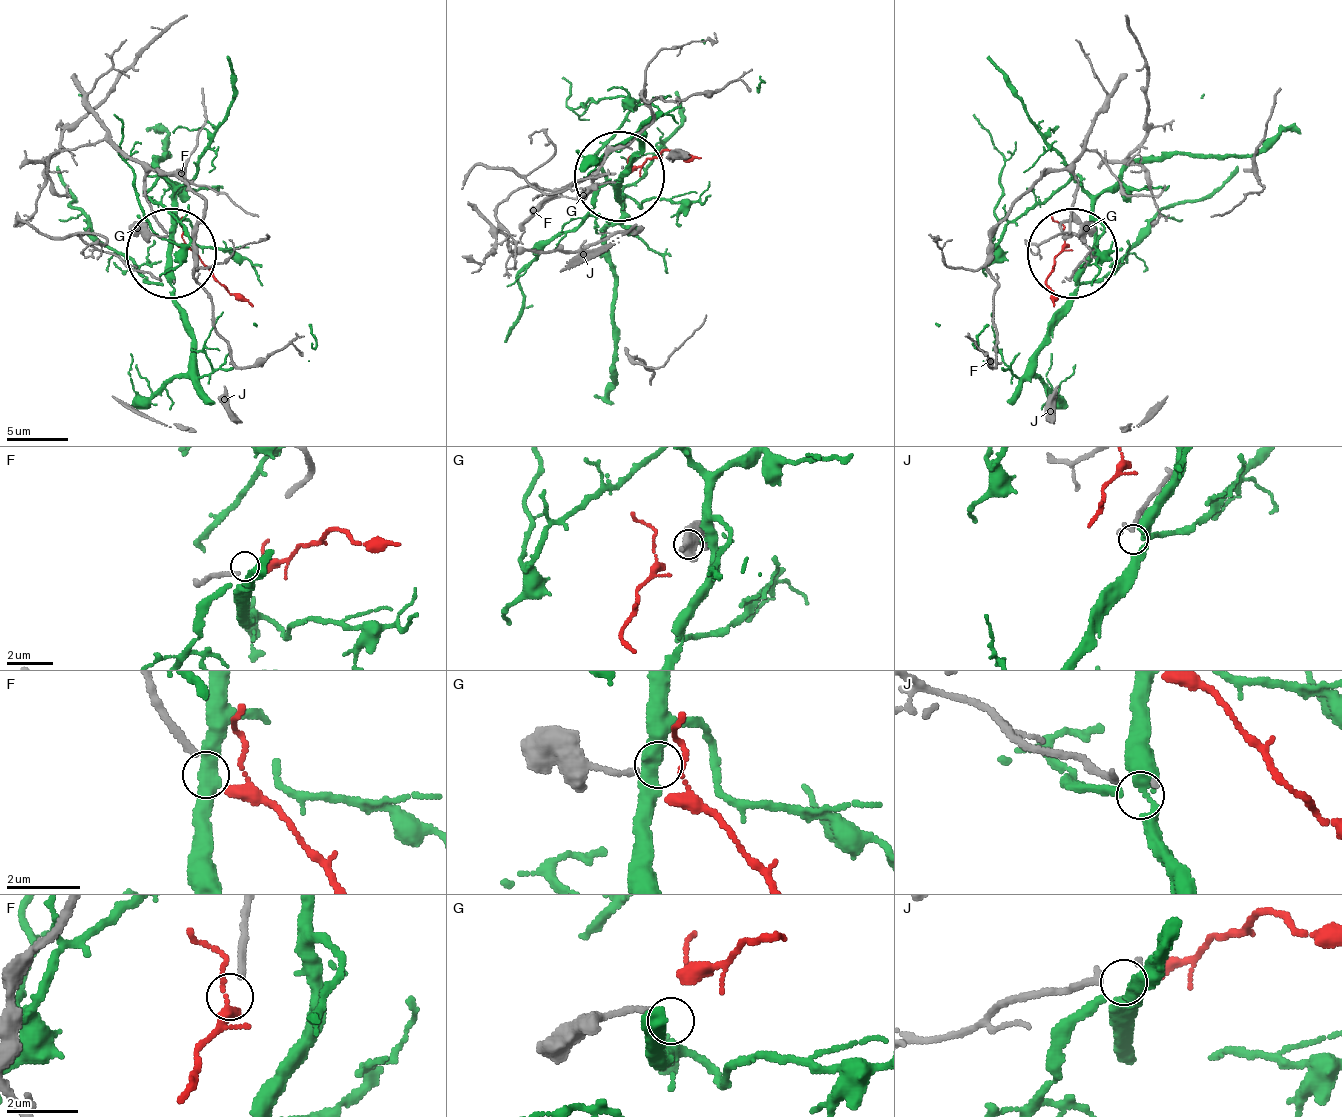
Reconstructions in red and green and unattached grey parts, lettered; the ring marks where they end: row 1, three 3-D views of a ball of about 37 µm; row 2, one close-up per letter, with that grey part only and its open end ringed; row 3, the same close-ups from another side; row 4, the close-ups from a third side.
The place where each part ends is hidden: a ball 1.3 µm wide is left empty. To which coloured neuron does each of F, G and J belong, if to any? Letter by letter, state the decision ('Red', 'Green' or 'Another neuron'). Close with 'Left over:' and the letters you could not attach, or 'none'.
F: Red
G: Another neuron
J: Another neuron
Left over: G, J

